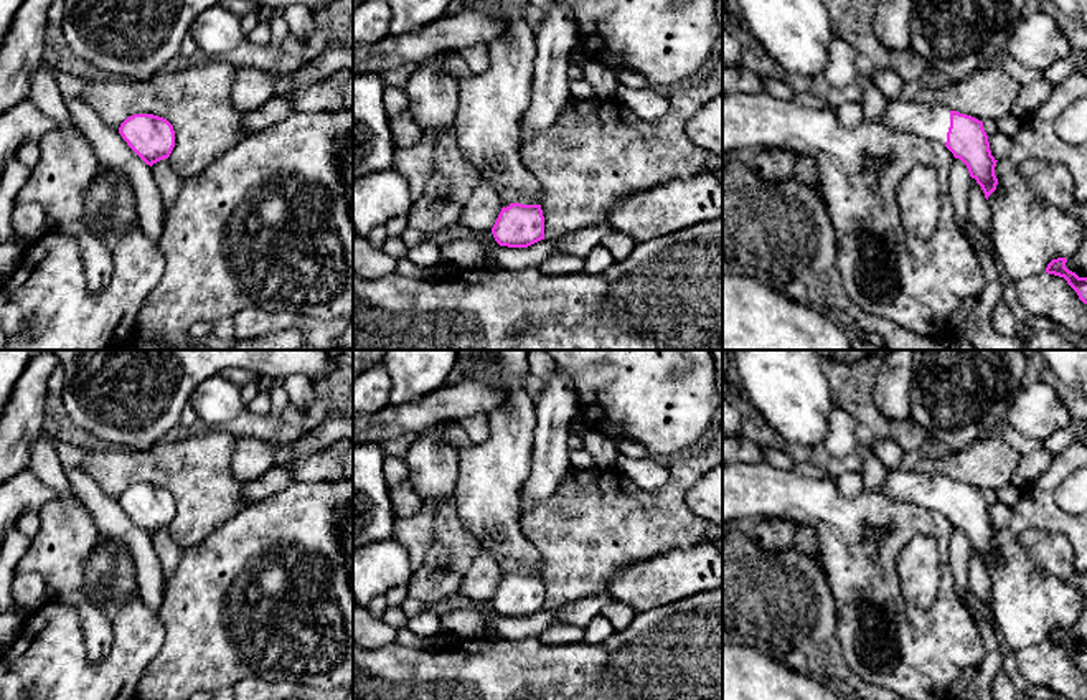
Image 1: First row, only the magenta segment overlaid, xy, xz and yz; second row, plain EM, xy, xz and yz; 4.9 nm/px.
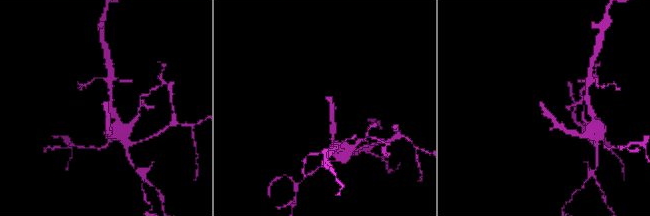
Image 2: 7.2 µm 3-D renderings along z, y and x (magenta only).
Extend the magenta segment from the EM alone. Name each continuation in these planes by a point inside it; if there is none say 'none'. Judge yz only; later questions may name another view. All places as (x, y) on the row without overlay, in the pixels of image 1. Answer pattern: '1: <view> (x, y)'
1: yz (904, 486)

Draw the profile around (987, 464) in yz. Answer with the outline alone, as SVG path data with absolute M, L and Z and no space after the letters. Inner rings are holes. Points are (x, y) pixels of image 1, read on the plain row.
M996 433L937 459L920 457L915 469L978 490L998 490L1009 484L1019 462L1021 456Z

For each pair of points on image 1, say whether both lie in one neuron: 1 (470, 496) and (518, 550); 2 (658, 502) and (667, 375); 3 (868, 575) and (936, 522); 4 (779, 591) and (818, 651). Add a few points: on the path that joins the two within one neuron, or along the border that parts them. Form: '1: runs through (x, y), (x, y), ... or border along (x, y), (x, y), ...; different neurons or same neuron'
1: runs through (484, 509), (510, 537); same neuron
2: border along (680, 454), (677, 458); different neurons
3: runs through (881, 557), (912, 522), (917, 522); same neuron
4: runs through (792, 606), (809, 623), (815, 636); same neuron

